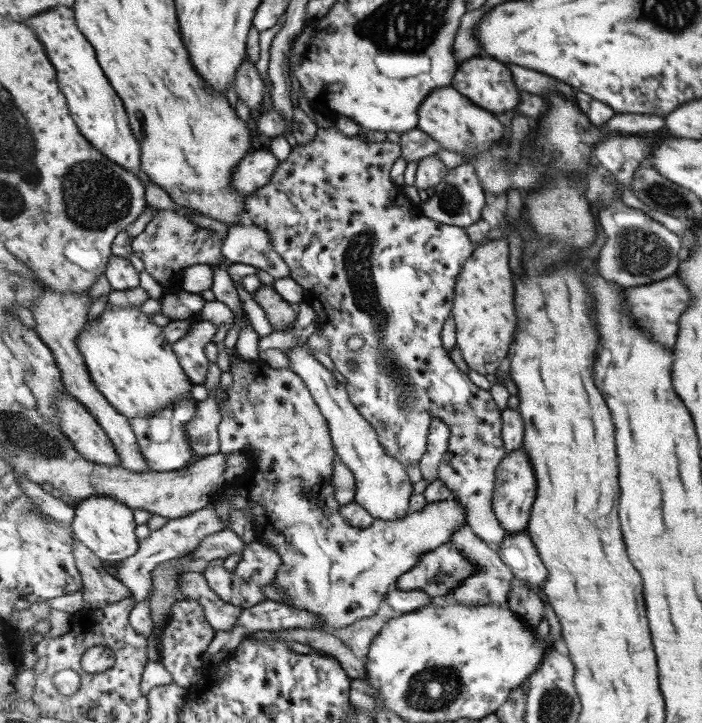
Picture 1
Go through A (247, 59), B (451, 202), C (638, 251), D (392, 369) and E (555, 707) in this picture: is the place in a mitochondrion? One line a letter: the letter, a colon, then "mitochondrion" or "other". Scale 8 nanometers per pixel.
A: other
B: mitochondrion
C: mitochondrion
D: mitochondrion
E: mitochondrion

